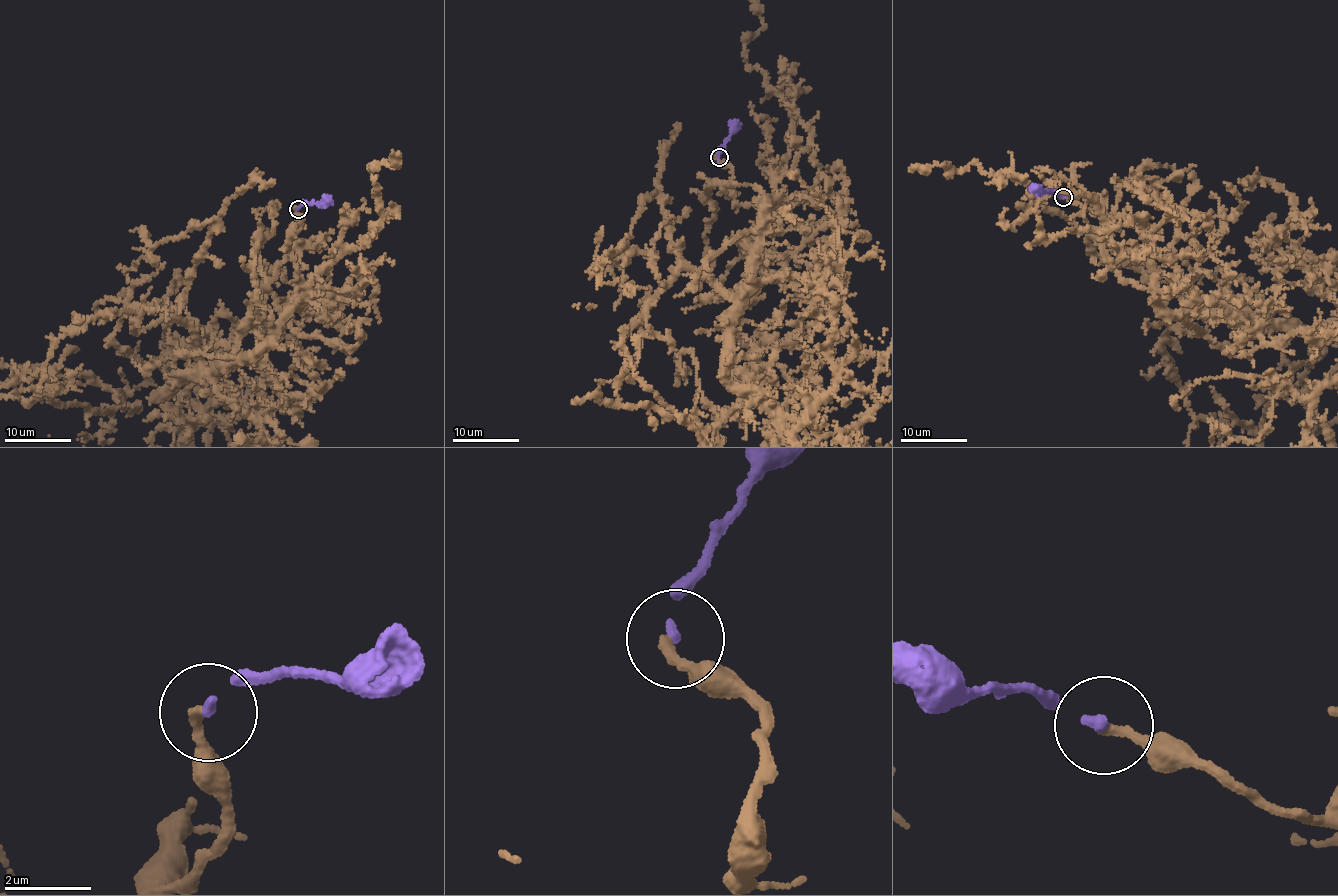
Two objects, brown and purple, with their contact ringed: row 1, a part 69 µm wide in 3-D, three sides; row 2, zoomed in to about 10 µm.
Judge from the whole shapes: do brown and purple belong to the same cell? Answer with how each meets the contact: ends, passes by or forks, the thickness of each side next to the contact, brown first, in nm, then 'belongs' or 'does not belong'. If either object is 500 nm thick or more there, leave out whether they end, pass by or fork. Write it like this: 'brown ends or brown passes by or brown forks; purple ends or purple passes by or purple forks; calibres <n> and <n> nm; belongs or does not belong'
brown ends; purple ends; calibres 240 and 190 nm; does not belong

